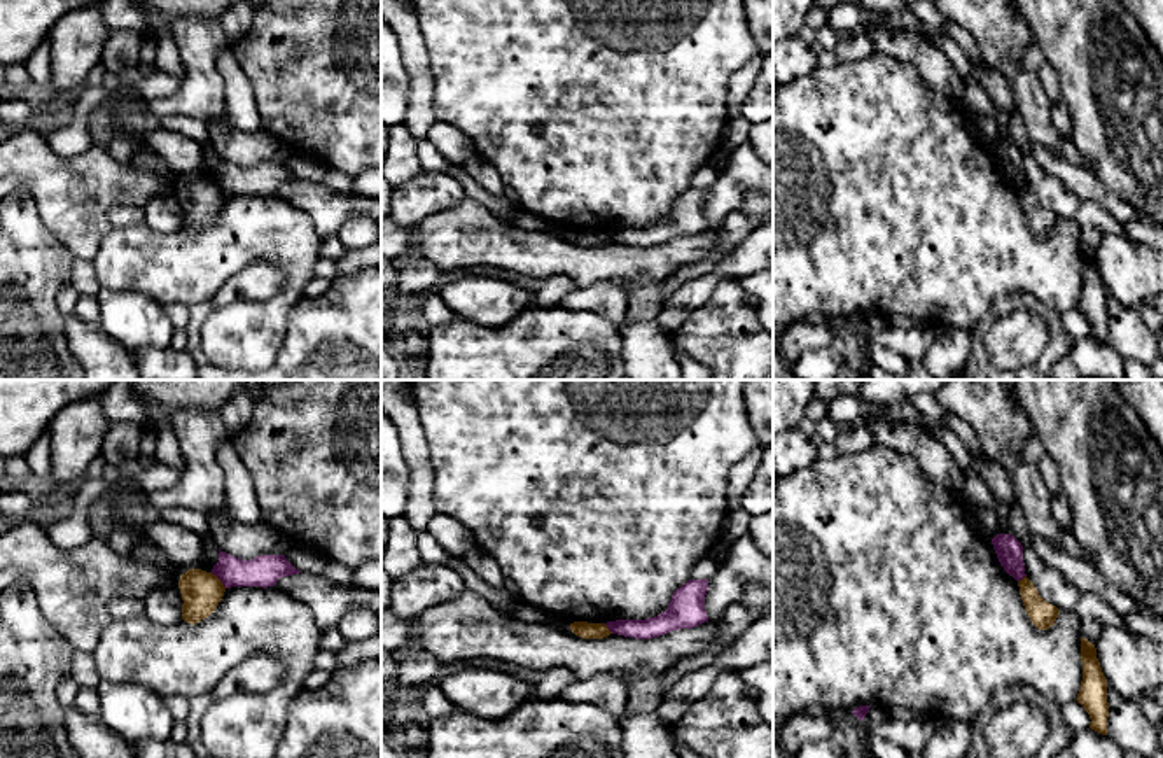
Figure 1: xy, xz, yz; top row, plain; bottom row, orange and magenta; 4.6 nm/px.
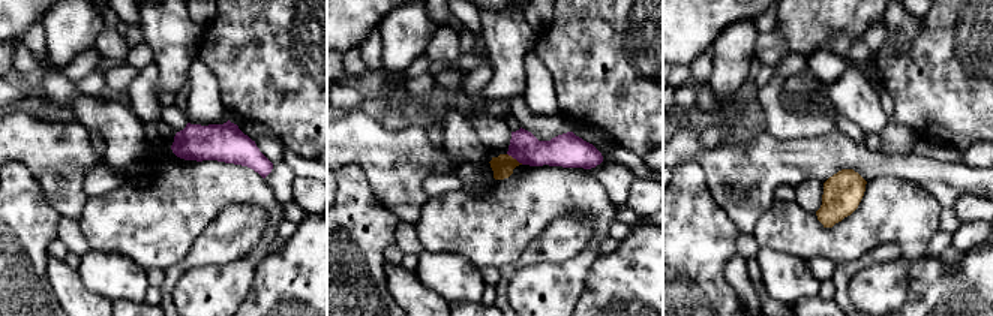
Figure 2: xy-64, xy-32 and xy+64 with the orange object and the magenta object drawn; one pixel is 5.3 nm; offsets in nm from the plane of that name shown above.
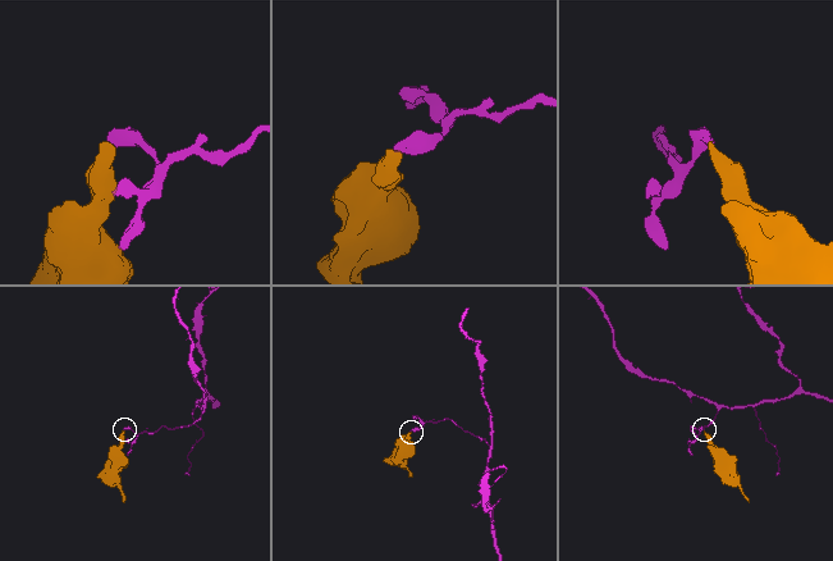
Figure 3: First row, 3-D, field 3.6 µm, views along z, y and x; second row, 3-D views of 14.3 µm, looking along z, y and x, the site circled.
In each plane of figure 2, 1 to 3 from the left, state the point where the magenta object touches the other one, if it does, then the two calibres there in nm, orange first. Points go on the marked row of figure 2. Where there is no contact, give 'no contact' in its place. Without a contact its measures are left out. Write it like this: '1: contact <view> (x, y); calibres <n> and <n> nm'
1: no contact
2: contact xy-32 (515, 159); calibres 120 and 160 nm
3: no contact

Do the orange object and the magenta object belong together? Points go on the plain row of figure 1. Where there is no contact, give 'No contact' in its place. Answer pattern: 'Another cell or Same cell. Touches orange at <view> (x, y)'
Another cell. Touches orange at xy (219, 188)

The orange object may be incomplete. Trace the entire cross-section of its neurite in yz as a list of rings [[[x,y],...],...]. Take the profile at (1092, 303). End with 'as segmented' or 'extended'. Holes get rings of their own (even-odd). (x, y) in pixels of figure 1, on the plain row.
[[[1081,245],[1081,270],[1083,270],[1083,289],[1077,301],[1077,310],[1090,322],[1090,336],[1107,343],[1107,287],[1102,280],[1100,270],[1097,266],[1097,256],[1088,247]]]; as segmented

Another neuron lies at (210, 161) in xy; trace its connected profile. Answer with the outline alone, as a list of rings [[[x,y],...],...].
[[[206,149],[203,154],[203,165],[192,177],[201,177],[212,180],[213,173],[219,170],[219,156]]]

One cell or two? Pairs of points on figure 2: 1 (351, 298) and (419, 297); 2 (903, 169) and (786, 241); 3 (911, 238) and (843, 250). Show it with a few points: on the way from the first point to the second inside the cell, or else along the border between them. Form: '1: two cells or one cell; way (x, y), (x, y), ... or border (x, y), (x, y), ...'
1: two cells; border (384, 264), (389, 292), (395, 300)
2: two cells; border (867, 181), (884, 175), (899, 175), (924, 189)
3: one cell; way (894, 222), (891, 219), (878, 219), (860, 234)

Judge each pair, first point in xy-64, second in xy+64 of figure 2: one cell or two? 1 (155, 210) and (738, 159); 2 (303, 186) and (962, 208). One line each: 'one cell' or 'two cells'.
1: two cells
2: one cell

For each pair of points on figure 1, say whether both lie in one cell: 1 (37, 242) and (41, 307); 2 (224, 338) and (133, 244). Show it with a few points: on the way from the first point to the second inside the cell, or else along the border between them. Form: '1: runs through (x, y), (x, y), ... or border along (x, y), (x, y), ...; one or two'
1: runs through (37, 258), (37, 291); one
2: runs through (285, 298), (291, 268), (271, 249), (194, 249); one

